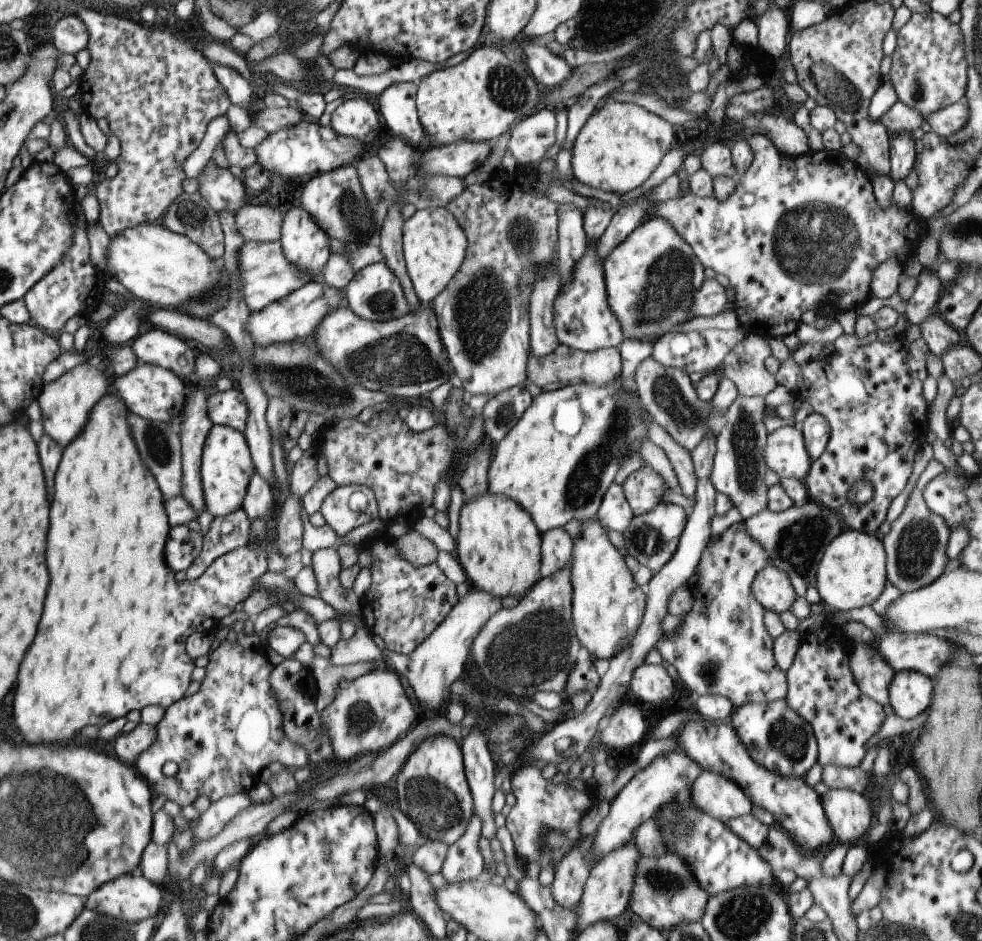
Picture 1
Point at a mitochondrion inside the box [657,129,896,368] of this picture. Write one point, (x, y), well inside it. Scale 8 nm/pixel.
(817, 242)

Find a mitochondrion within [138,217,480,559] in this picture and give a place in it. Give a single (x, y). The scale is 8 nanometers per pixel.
(398, 360)

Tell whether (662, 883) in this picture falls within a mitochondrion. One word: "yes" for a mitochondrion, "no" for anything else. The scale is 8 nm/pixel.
yes

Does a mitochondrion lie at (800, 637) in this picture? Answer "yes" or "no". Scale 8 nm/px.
no

